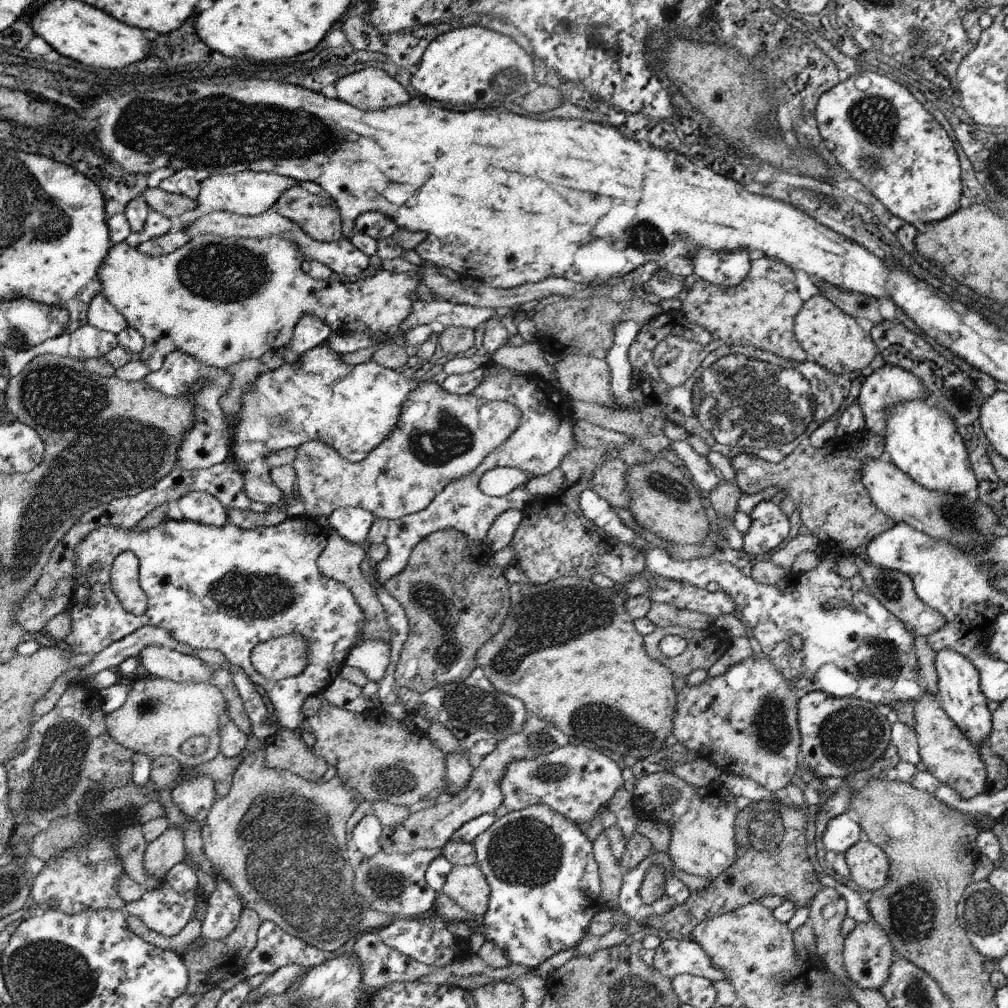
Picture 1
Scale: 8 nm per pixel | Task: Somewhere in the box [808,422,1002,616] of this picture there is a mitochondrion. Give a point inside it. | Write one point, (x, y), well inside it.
(958, 516)

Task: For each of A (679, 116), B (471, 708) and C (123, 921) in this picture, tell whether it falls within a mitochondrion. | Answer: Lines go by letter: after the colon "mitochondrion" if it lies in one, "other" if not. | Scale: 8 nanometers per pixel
A: other
B: mitochondrion
C: other

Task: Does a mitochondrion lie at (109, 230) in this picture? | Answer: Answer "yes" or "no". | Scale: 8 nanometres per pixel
no

